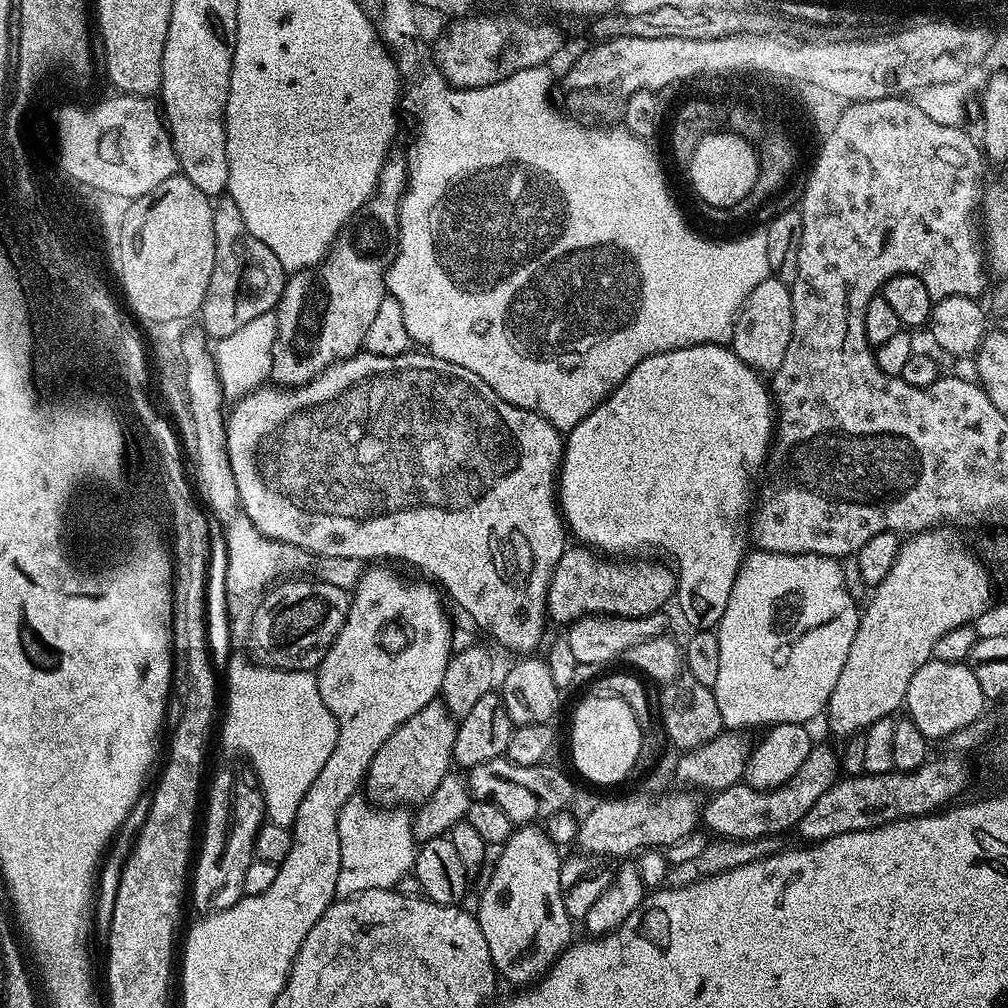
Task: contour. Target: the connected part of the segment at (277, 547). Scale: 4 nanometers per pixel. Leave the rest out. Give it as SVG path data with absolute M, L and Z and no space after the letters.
M240 512L235 521L227 525L226 532L226 570L224 588L234 598L244 598L258 589L279 581L281 578L304 574L306 570L316 568L318 577L338 583L346 568L346 562L337 556L319 556L315 558L304 548L296 547L280 540L271 540L261 534L259 527L247 513Z

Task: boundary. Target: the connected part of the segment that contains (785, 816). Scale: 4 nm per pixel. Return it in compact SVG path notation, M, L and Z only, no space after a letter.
M817 743L810 750L806 762L802 762L802 770L798 770L798 774L782 786L771 788L768 792L759 792L757 788L741 782L715 793L711 797L712 801L703 805L703 827L708 827L718 836L716 838L724 842L760 840L763 836L776 836L787 828L795 829L806 810L810 810L810 806L814 806L814 802L818 802L826 790L833 788L841 776L841 757L837 749Z

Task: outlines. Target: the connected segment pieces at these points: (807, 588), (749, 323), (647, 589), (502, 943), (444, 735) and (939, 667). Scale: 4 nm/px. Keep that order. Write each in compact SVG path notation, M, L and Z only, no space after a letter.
M763 550L753 551L750 558L740 565L740 572L736 576L734 586L730 590L728 608L722 614L716 637L720 647L720 665L718 666L718 682L711 688L718 702L718 714L722 718L724 728L728 730L748 730L751 724L759 720L767 722L809 722L816 716L816 712L825 711L832 688L838 686L840 667L846 666L846 658L850 654L850 646L854 646L856 631L860 629L861 609L858 604L848 599L846 583L841 576L841 565L835 559L805 554L803 556L781 556Z
M769 278L760 280L758 286L754 286L750 290L750 294L744 298L744 307L736 314L735 321L730 329L730 347L736 353L738 358L742 358L742 362L746 362L753 368L755 372L761 374L774 374L782 366L782 358L786 358L786 346L790 346L790 338L792 337L792 289L789 285L783 284L781 280Z
M588 546L565 547L562 558L552 572L552 580L548 583L548 610L547 619L556 624L571 626L575 620L582 616L651 616L665 606L668 599L673 599L676 592L676 574L671 567L664 564L651 564L644 558L636 558L633 564L628 562L609 562L601 558Z
M520 826L499 849L500 857L492 868L492 877L480 896L480 905L474 908L477 922L482 926L482 938L490 950L492 965L501 977L516 986L532 986L552 967L558 957L573 943L573 921L564 905L564 892L560 889L561 849L552 843L547 831L540 826Z
M443 702L422 706L418 714L406 718L386 742L374 754L366 777L367 799L376 806L400 806L396 804L425 804L438 790L453 767L452 751L456 737L457 721Z
M930 659L917 670L914 678L910 678L910 686L904 695L903 707L908 708L907 719L922 730L922 734L930 742L947 741L950 734L962 730L962 726L970 726L981 719L980 712L986 707L982 694L982 686L978 686L978 678L974 678L971 667L967 663L955 664Z

